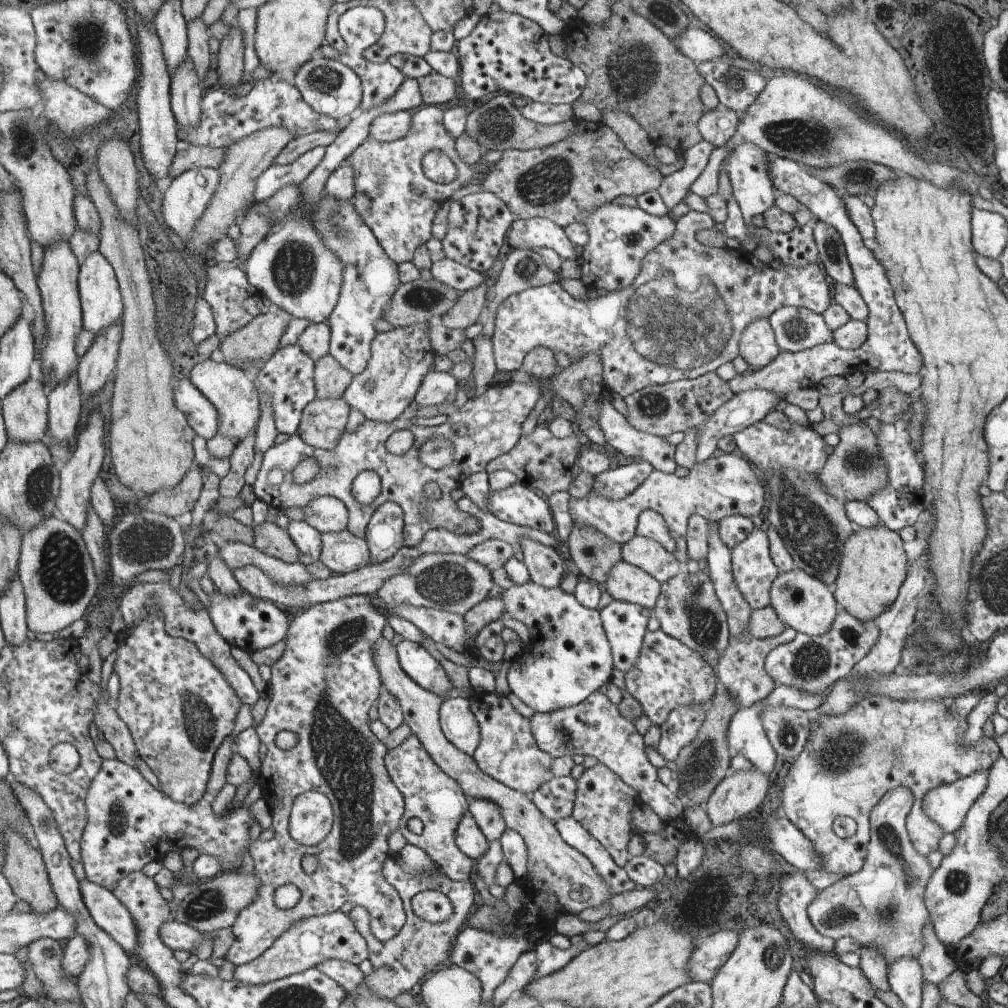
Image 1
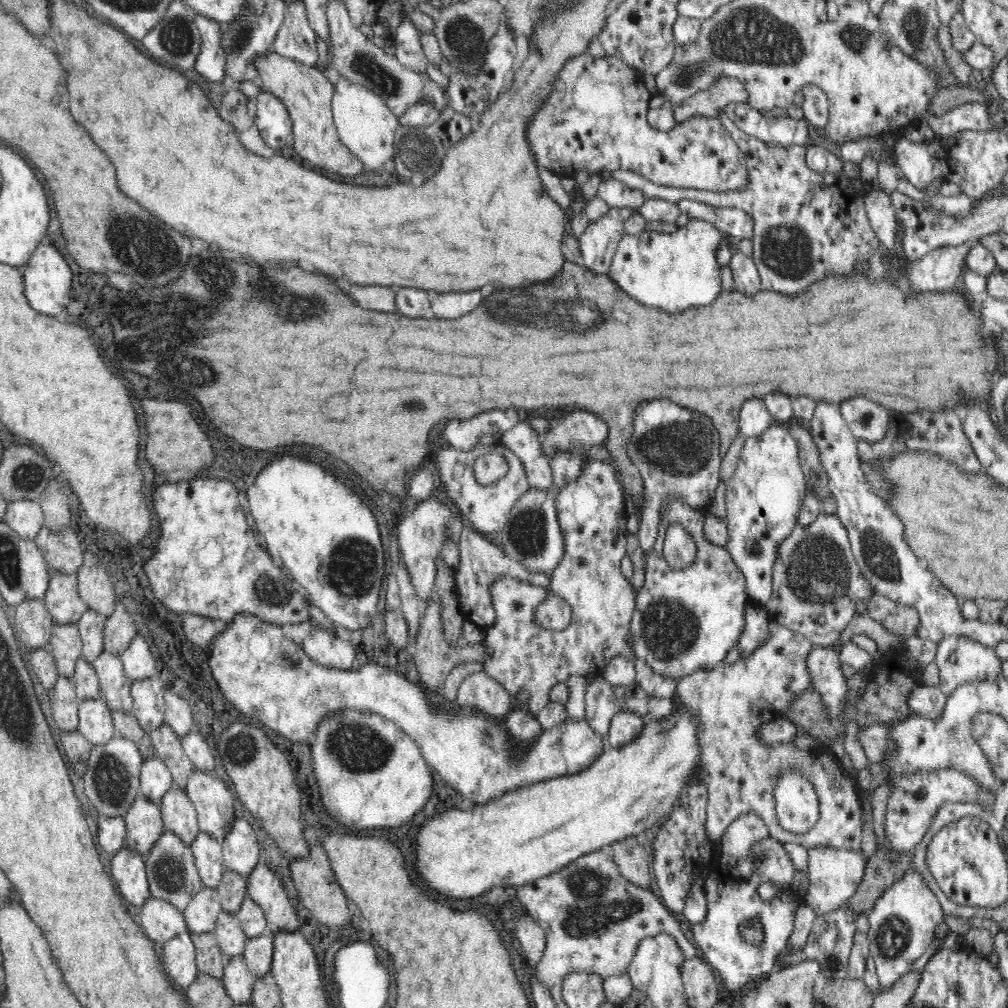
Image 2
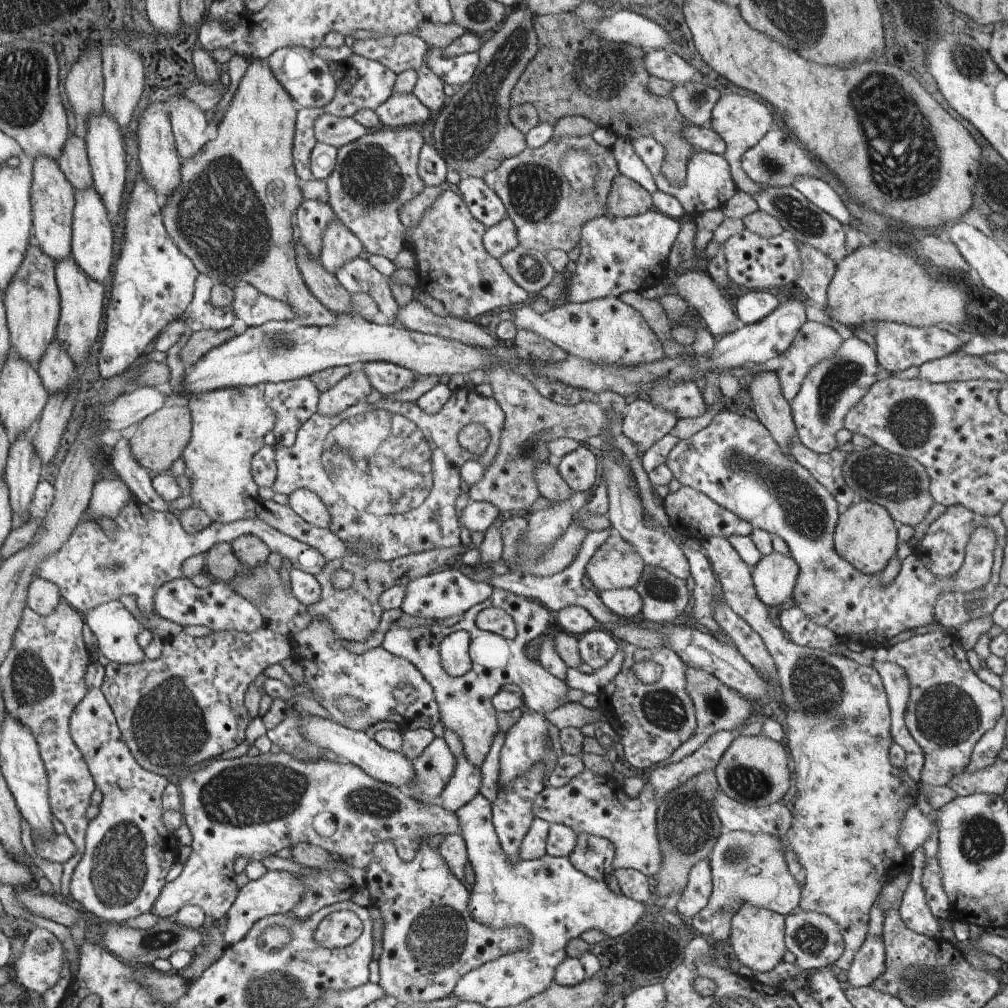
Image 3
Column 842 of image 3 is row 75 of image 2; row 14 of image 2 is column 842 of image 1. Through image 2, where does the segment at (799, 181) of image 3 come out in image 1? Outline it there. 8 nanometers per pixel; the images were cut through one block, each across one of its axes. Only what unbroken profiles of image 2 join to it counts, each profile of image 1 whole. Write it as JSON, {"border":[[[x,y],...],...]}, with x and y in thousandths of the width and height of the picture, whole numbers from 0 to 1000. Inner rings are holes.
{"border":[[[834,192],[834,197],[841,209],[843,218],[850,224],[856,241],[866,250],[870,245],[870,240],[864,206],[857,201],[856,196],[849,193]]]}

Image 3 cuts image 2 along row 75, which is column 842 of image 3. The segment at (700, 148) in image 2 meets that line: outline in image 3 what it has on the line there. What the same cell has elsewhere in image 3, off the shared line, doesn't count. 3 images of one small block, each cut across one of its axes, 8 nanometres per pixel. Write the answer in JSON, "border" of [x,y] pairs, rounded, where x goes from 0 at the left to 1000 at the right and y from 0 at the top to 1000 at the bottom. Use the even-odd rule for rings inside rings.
{"border":[[[723,402],[705,417],[704,421],[681,437],[674,437],[665,446],[660,461],[665,464],[668,474],[677,483],[685,483],[700,490],[710,497],[710,500],[721,504],[730,512],[756,524],[764,530],[774,532],[780,538],[784,552],[793,562],[793,571],[786,587],[785,598],[790,600],[800,613],[808,619],[825,625],[835,636],[843,630],[851,630],[858,641],[877,641],[884,634],[909,622],[923,621],[927,616],[927,599],[938,587],[954,587],[958,589],[976,583],[984,573],[986,544],[988,530],[984,524],[971,522],[963,524],[961,536],[957,544],[957,556],[953,564],[942,573],[930,572],[921,565],[908,550],[902,551],[895,557],[894,564],[889,573],[876,581],[875,571],[857,569],[849,565],[845,560],[829,548],[827,529],[834,507],[829,495],[818,482],[815,482],[800,464],[788,454],[777,448],[773,439],[753,418],[728,409]]]}

